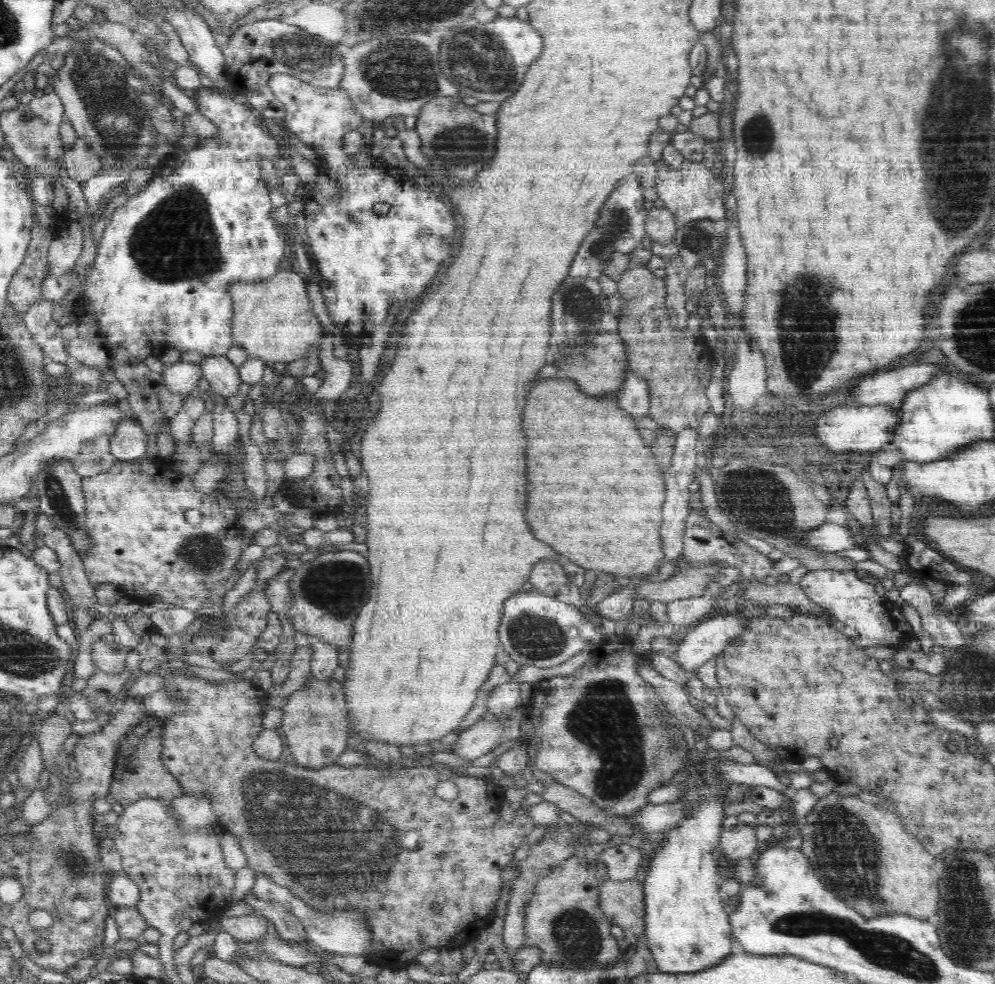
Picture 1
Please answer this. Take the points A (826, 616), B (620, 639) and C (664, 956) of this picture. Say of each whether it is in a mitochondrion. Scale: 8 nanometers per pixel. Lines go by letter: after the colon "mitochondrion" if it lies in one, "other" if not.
A: other
B: other
C: other

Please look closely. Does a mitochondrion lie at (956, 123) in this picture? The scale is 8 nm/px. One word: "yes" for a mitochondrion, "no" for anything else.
yes

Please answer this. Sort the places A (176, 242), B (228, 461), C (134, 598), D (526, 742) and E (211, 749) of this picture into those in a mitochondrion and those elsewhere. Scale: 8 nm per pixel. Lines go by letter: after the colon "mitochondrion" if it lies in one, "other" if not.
A: mitochondrion
B: other
C: other
D: other
E: other

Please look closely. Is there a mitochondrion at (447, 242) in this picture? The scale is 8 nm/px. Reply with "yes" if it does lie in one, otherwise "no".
no

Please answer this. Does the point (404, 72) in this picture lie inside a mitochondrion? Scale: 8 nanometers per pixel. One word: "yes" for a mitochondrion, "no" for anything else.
yes

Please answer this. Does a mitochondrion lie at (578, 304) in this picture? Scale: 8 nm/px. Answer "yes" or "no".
yes

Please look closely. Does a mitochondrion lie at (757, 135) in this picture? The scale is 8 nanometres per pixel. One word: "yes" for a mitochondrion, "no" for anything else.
yes

